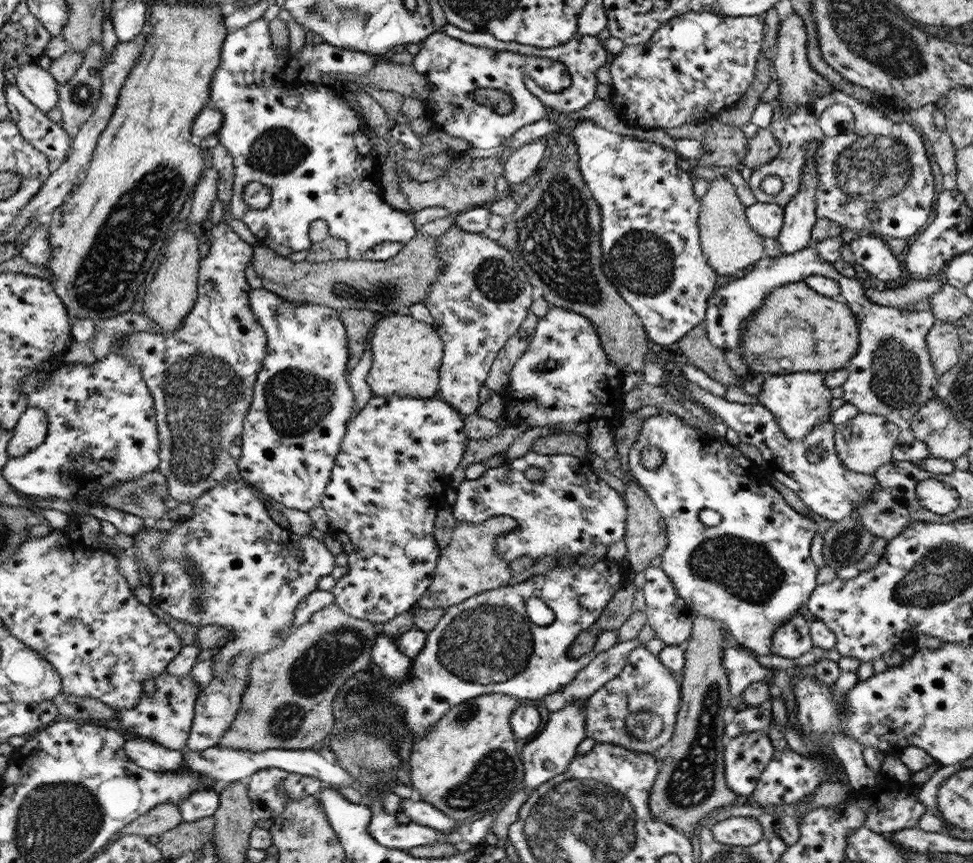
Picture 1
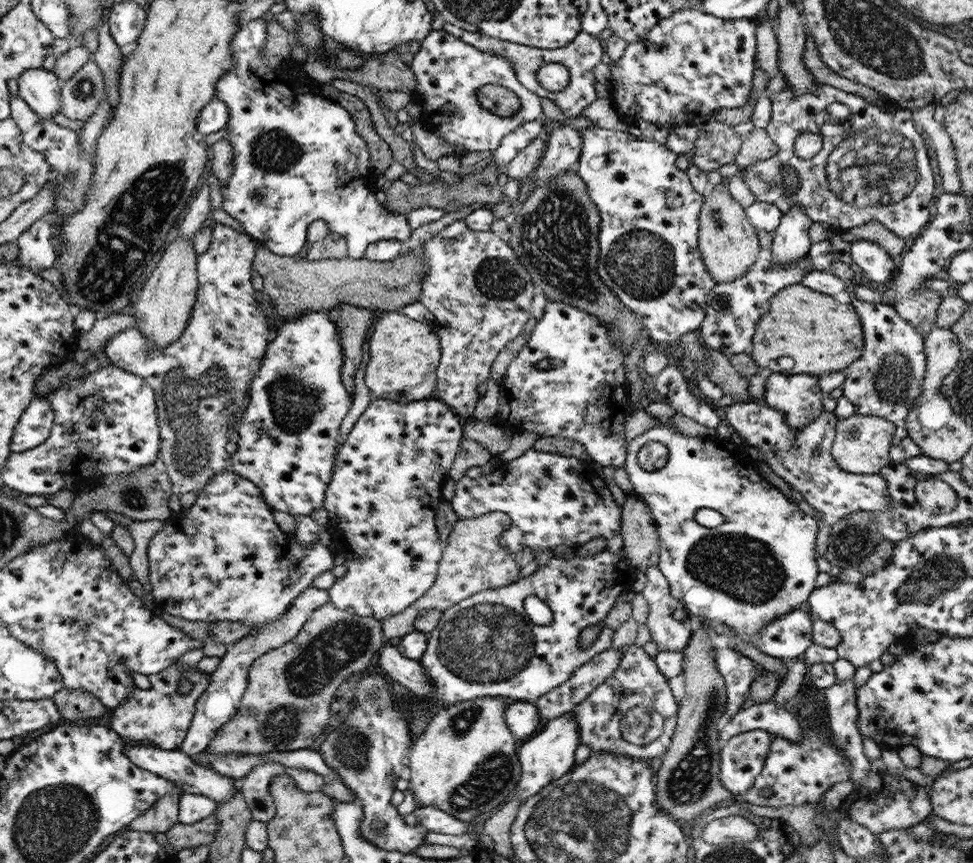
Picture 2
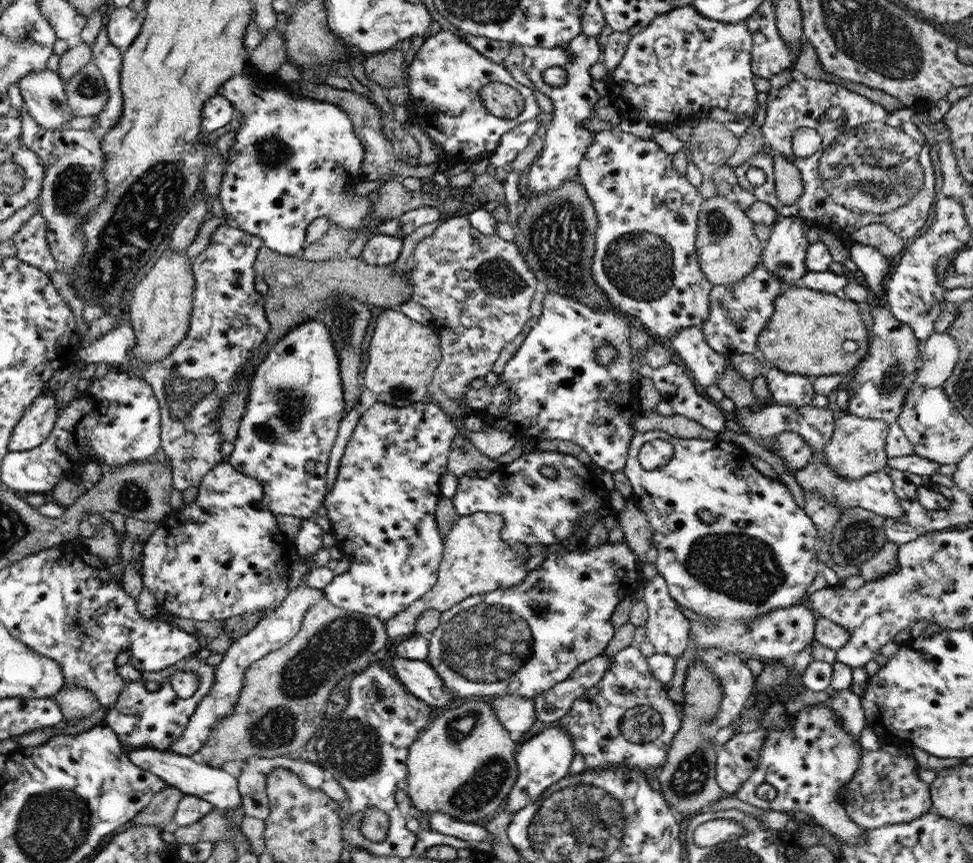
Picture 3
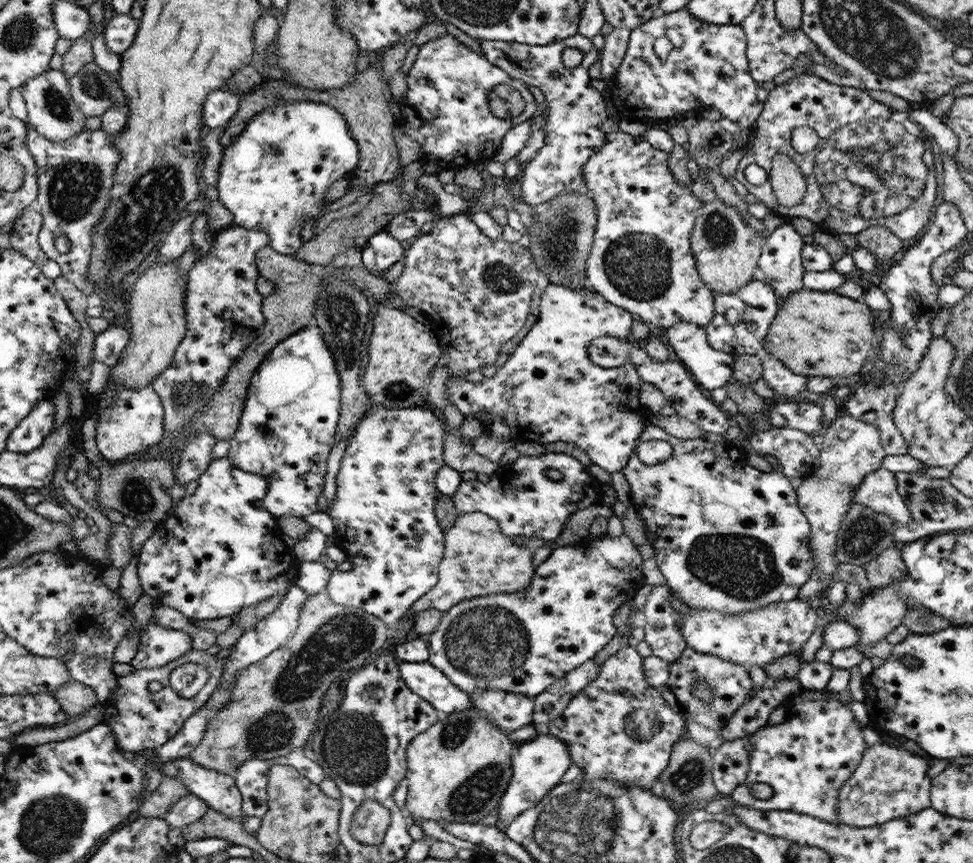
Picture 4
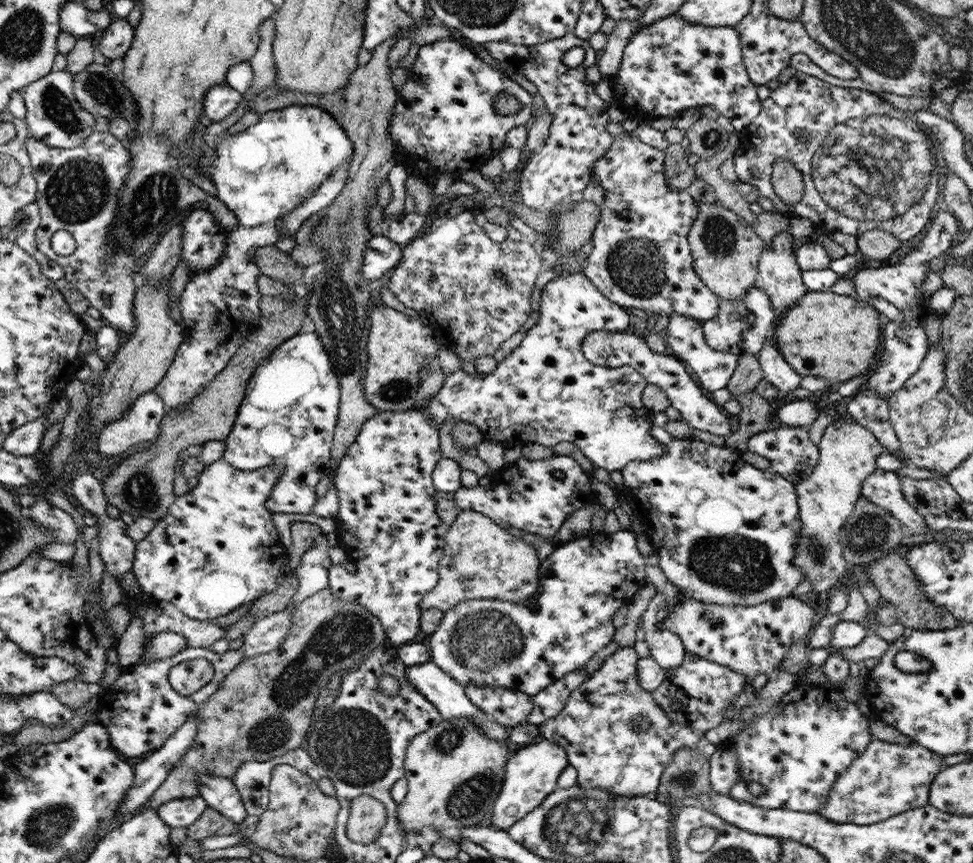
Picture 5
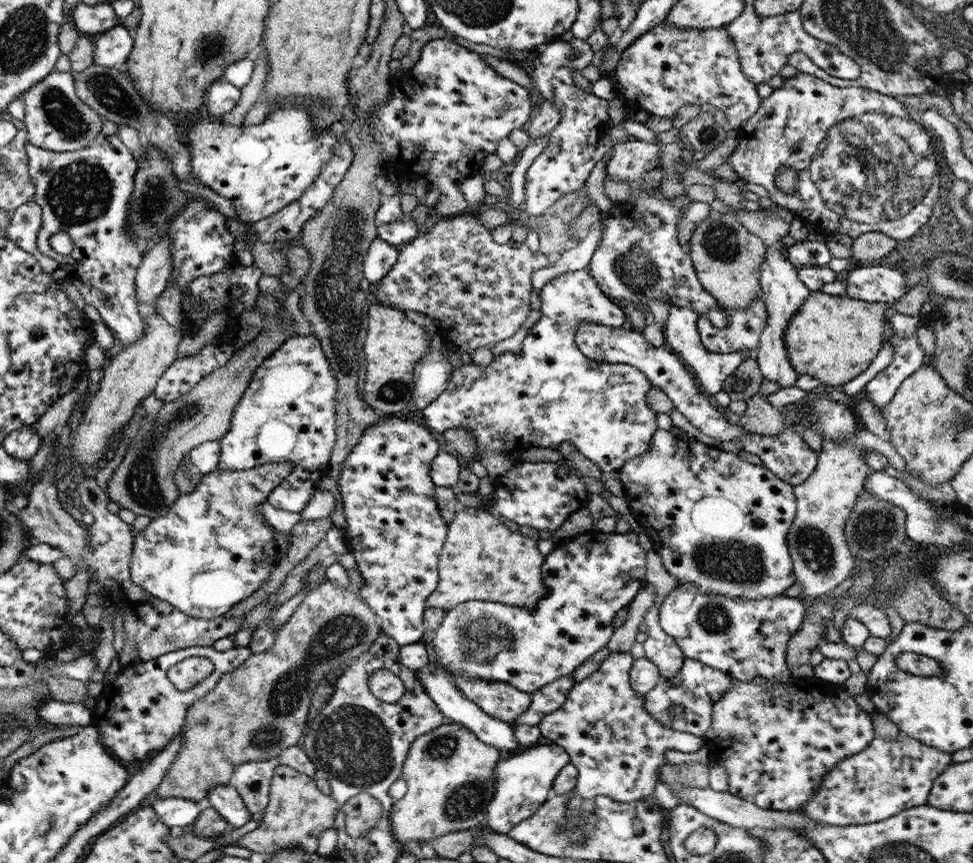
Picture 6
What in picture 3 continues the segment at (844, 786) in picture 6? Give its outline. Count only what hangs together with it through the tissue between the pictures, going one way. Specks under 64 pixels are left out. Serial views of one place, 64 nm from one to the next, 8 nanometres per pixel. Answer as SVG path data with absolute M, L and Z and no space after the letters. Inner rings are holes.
M881 749L873 752L863 750L861 760L861 766L859 766L854 777L848 782L848 785L845 786L846 791L844 791L841 801L848 818L854 824L864 829L877 829L890 824L910 822L932 810L929 785L926 782L922 782L918 777L921 767L913 756L909 757L899 753L896 757L883 752Z

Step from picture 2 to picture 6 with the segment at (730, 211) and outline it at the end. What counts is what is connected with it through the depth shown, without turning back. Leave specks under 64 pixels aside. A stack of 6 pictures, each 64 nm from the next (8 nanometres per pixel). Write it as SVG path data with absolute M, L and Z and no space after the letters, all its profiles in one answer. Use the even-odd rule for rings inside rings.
M710 210L710 214L703 219L702 223L699 223L697 230L693 233L689 254L702 287L716 300L718 306L723 309L744 309L758 298L762 298L759 282L767 252L768 247L763 244L763 241L753 236L746 227L742 226L738 218L732 216L732 212L726 214L726 212Z

